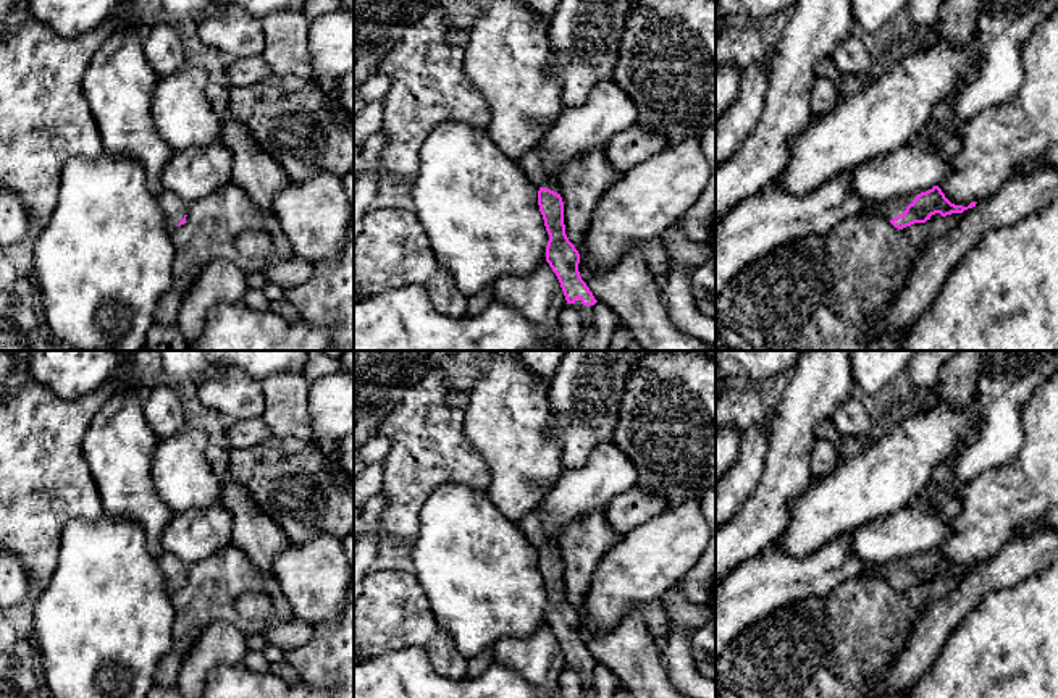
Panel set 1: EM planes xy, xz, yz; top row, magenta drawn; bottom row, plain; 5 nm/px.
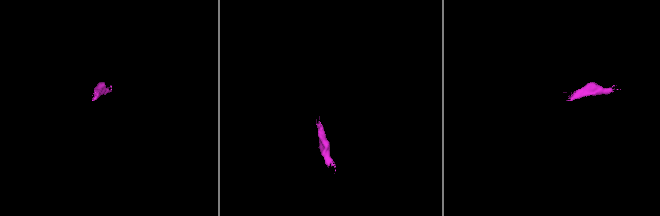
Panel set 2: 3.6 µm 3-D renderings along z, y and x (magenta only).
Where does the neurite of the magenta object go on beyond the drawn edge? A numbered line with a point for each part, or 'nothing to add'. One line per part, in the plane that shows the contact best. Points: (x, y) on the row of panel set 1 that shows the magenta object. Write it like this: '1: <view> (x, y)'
1: xz (585, 311)
2: yz (890, 209)

